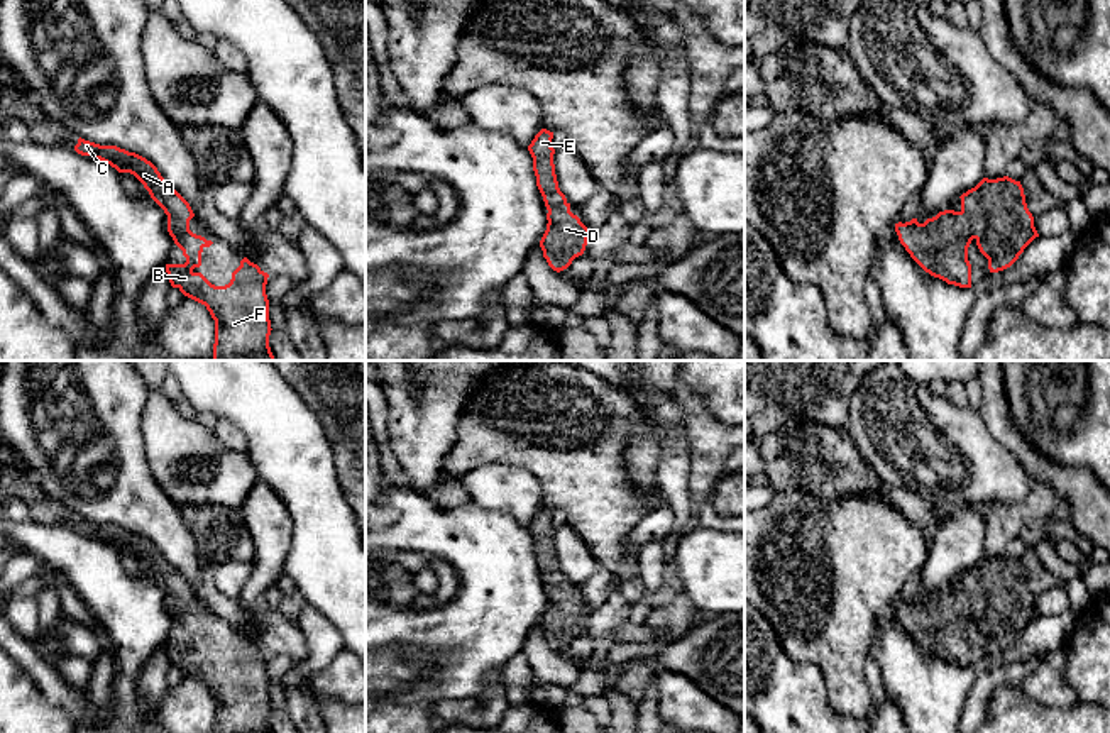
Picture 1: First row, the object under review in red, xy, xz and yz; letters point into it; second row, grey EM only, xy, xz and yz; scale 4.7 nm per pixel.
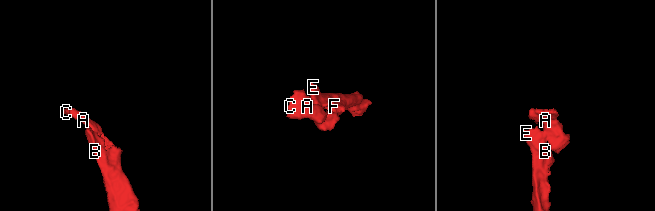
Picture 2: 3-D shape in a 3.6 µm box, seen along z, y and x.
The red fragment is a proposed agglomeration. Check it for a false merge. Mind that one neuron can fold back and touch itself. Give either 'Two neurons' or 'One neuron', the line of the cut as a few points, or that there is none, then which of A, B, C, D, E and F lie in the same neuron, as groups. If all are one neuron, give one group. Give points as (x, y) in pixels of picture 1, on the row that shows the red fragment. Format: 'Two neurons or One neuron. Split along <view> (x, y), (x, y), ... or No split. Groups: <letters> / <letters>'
One neuron. No split. Groups: A B C D E F

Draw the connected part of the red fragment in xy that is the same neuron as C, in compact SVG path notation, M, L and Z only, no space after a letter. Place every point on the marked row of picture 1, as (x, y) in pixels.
M81 137L74 151L100 159L118 173L134 174L168 215L168 232L186 262L166 264L166 273L173 288L205 305L215 320L213 361L274 361L269 347L272 328L266 295L269 274L244 257L228 284L212 284L193 269L201 266L201 252L213 242L190 230L190 220L195 217L190 203L151 161L117 146L100 146Z

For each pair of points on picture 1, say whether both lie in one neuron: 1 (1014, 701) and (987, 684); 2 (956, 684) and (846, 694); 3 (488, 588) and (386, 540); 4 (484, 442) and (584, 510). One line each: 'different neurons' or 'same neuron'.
1: different neurons
2: different neurons
3: same neuron
4: same neuron

